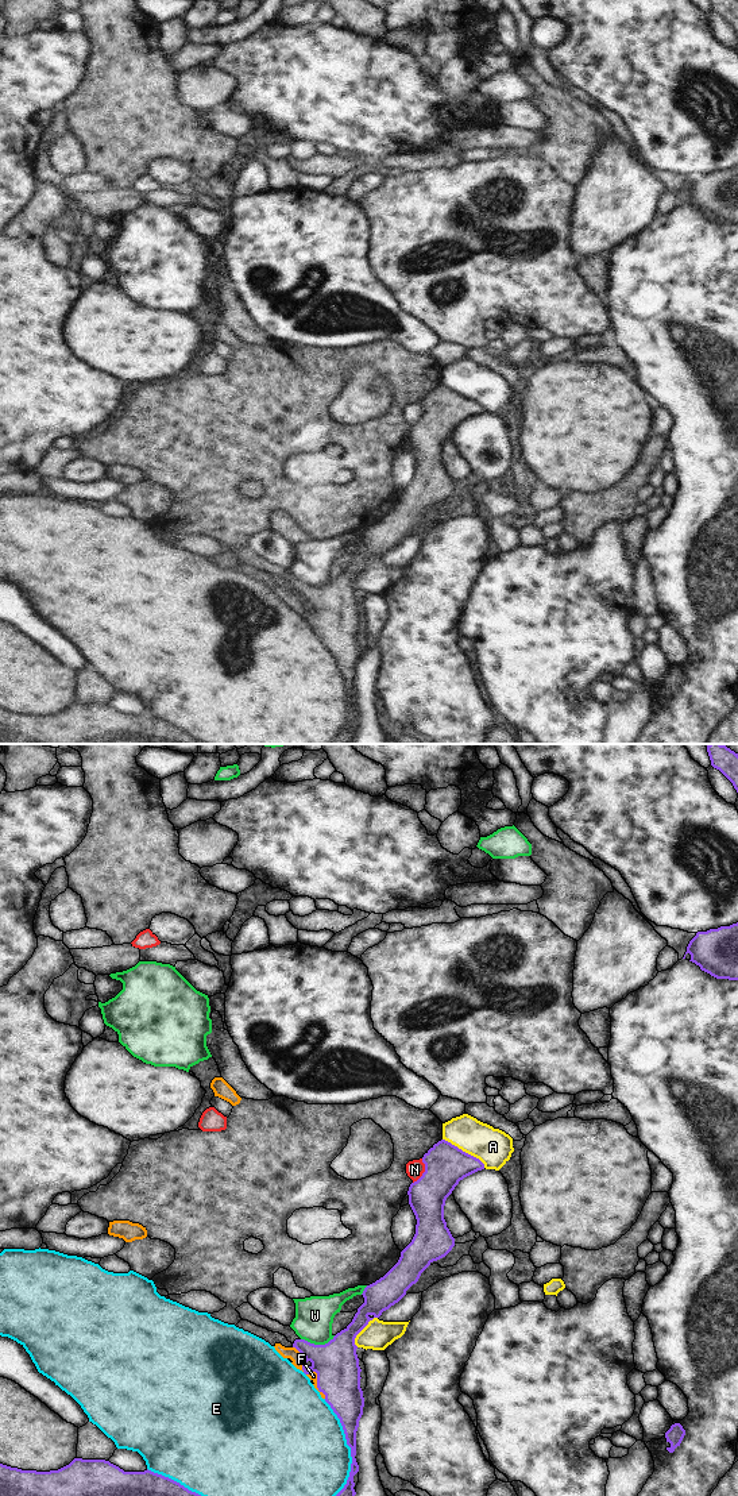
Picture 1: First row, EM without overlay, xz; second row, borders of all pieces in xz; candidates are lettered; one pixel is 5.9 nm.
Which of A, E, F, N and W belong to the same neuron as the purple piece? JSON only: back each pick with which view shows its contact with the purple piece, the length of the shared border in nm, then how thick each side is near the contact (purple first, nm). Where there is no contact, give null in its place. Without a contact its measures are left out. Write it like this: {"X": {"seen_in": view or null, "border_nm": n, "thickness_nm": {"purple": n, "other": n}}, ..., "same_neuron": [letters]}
{"F": {"seen_in": "xz", "border_nm": 190, "thickness_nm": {"purple": 260, "other": 50}}, "same_neuron": ["F"]}

